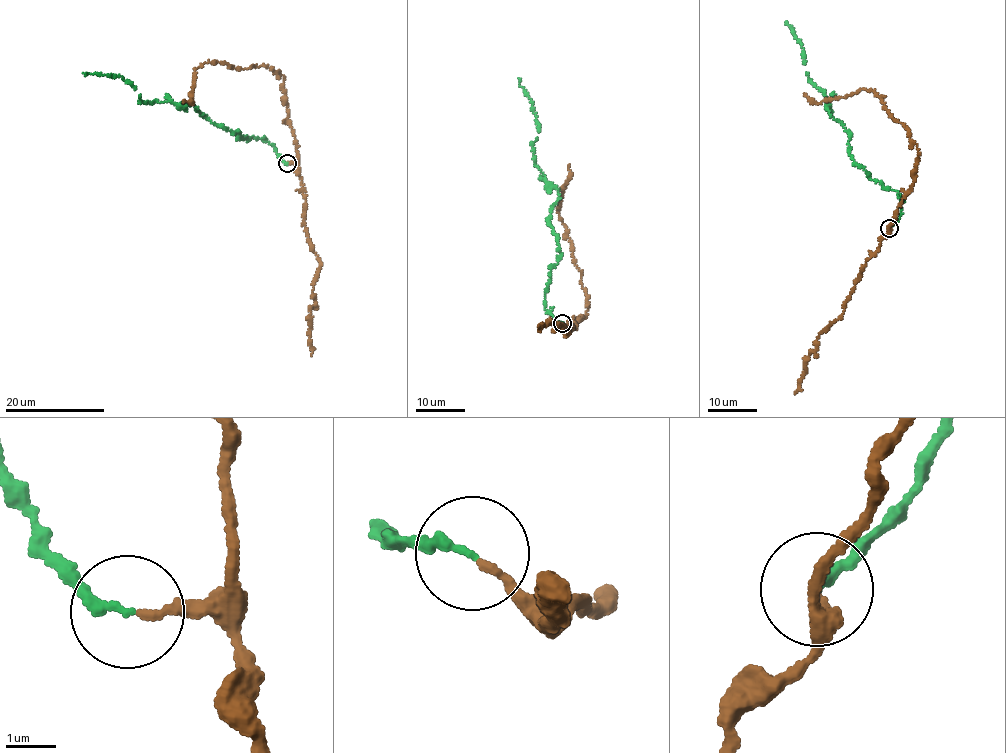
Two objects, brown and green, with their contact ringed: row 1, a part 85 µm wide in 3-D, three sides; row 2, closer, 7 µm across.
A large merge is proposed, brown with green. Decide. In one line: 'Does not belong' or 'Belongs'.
Belongs

